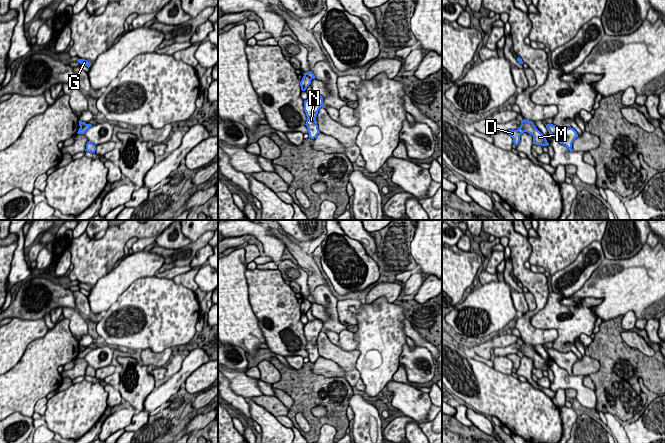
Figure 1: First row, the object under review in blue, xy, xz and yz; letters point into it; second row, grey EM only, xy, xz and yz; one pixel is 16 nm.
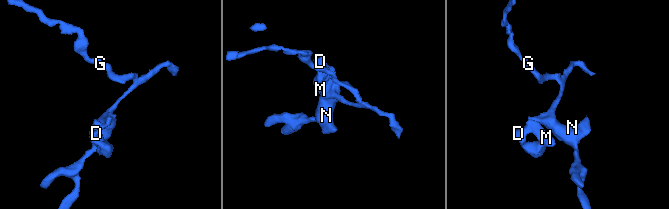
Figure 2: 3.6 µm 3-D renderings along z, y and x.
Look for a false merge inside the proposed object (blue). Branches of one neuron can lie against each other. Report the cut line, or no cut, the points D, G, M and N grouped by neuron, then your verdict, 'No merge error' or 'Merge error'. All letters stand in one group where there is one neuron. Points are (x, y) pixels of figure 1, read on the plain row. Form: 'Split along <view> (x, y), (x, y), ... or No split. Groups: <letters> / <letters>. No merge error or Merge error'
Split along xz (304, 298), (311, 303). Groups: D M / G N. Merge error

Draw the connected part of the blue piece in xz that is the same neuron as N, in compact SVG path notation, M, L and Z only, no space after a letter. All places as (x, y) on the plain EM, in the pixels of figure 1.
M314 318L304 325L304 335L307 340L306 350L308 352L309 362L314 363L320 357L316 345L319 333L323 330L323 321Z

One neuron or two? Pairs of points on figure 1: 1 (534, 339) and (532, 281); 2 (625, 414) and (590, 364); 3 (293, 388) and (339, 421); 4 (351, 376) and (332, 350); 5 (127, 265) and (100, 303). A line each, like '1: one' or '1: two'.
1: one
2: two
3: one
4: one
5: one

